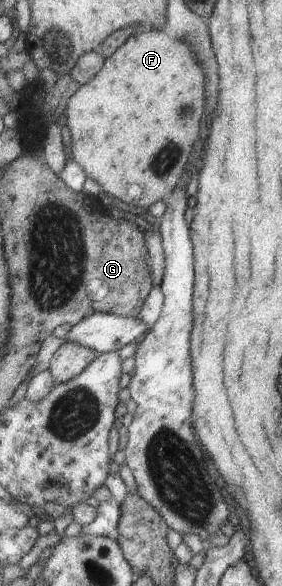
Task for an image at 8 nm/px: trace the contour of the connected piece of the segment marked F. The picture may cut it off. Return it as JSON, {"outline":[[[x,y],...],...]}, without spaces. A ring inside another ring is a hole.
{"outline":[[[151,29],[129,37],[105,67],[75,91],[64,109],[72,137],[73,158],[86,175],[97,181],[108,196],[144,209],[163,200],[181,181],[189,155],[199,139],[201,113],[205,107],[203,69],[195,63],[187,45],[169,35],[171,37]]]}

